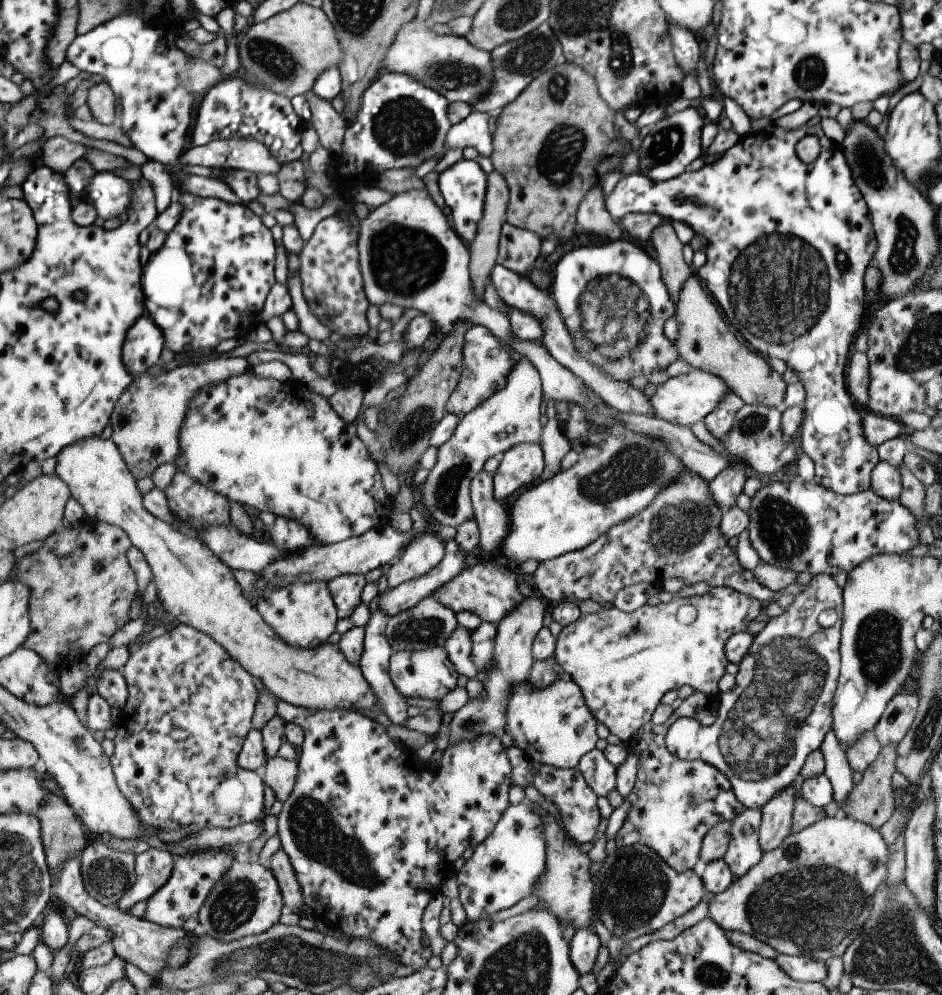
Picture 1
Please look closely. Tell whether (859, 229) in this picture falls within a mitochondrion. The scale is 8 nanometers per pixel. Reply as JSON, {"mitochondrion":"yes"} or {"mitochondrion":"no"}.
{"mitochondrion":"no"}

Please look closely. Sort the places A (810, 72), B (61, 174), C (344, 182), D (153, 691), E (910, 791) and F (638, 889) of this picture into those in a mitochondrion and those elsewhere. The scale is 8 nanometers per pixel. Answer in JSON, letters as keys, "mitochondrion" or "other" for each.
{"A":"mitochondrion","B":"other","C":"other","D":"other","E":"other","F":"mitochondrion"}

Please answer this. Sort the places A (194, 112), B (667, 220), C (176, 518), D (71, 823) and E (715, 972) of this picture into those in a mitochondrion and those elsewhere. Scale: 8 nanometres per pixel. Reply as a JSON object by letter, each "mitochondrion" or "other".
{"A":"other","B":"other","C":"other","D":"other","E":"mitochondrion"}

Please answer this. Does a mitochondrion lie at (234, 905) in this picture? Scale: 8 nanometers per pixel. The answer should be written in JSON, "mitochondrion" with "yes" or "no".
{"mitochondrion":"yes"}

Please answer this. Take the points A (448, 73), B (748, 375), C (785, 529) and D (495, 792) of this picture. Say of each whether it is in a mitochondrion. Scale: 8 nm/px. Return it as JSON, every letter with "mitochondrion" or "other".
{"A":"mitochondrion","B":"other","C":"mitochondrion","D":"other"}

